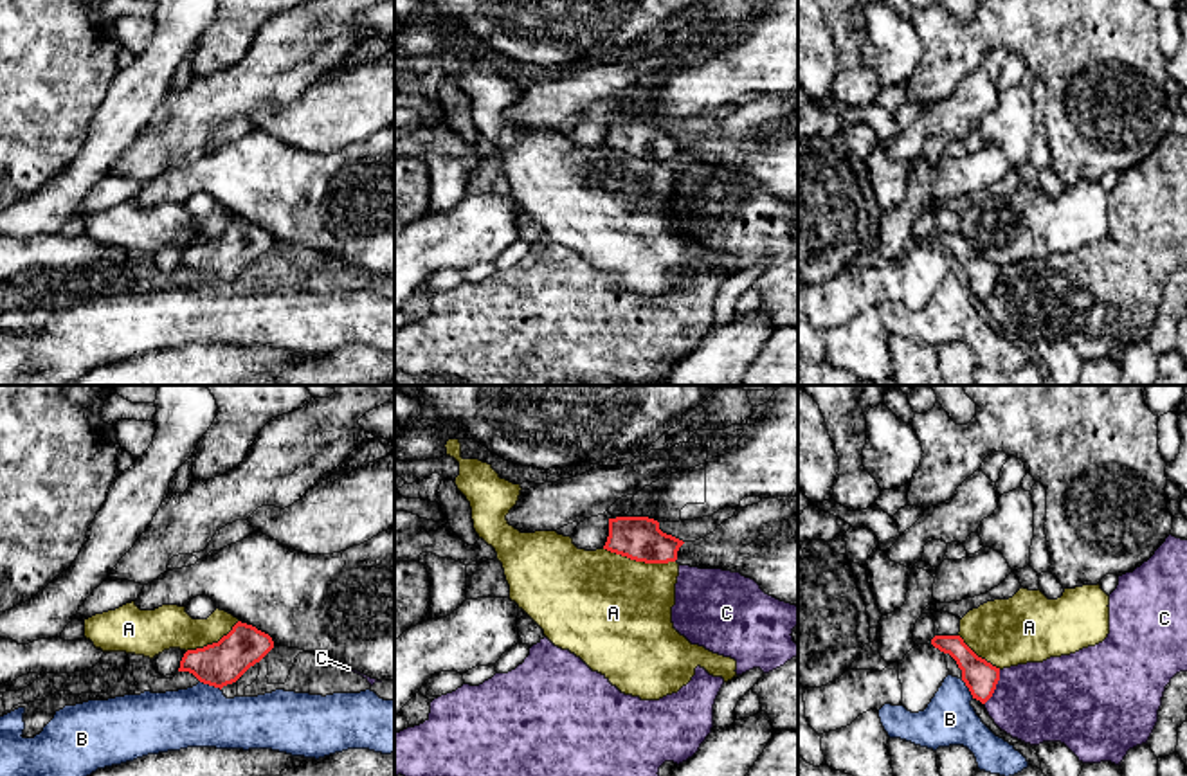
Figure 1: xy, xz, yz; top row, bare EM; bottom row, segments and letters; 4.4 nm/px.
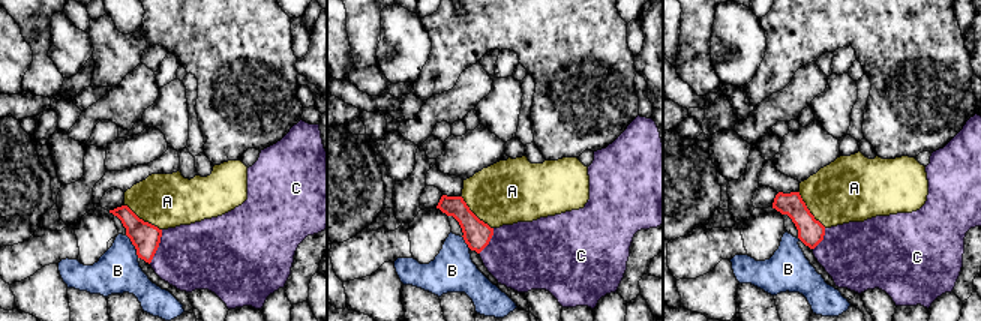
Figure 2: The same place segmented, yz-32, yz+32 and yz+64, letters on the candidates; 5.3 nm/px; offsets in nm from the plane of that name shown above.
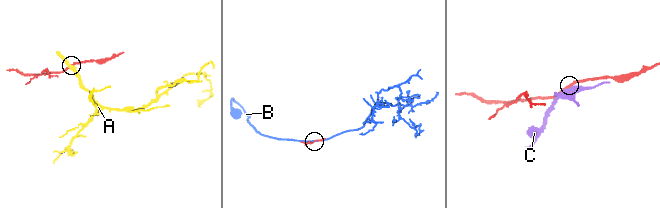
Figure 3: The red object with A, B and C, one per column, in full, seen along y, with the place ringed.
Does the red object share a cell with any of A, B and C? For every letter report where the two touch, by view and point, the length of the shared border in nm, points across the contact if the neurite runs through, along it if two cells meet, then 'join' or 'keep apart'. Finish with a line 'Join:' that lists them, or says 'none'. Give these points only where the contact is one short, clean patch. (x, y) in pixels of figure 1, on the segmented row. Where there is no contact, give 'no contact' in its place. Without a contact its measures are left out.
A: contact xz (638, 560); length 340 nm; keep apart
B: contact xy (211, 685); length 100 nm; keep apart
C: contact yz (995, 688); length 180 nm; keep apart
Join: none

